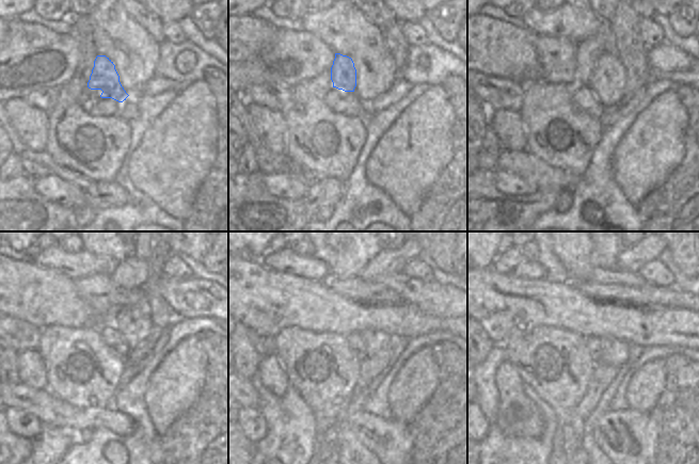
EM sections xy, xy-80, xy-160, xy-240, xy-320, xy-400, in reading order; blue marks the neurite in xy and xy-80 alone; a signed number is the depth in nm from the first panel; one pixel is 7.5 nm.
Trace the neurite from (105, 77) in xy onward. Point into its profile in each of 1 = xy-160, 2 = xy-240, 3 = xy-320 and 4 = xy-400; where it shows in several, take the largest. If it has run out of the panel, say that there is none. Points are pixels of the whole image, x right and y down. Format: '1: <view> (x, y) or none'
1: xy-160 (589, 50)
2: xy-240 (132, 272)
3: xy-320 (387, 261)
4: xy-400 (633, 258)

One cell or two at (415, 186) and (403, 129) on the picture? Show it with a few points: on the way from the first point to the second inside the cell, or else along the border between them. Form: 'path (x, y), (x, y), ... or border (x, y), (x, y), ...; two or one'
path (407, 172), (406, 143); one

